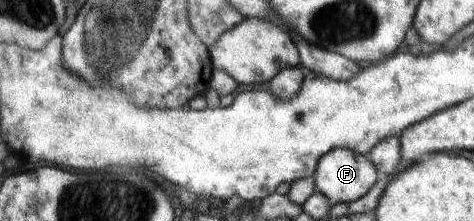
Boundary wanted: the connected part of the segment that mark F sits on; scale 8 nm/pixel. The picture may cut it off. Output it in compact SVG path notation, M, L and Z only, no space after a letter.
M336 148L329 151L318 160L318 166L312 176L315 190L324 194L330 205L347 203L359 200L365 196L369 189L377 182L378 173L376 165L368 156L351 152L349 149Z

